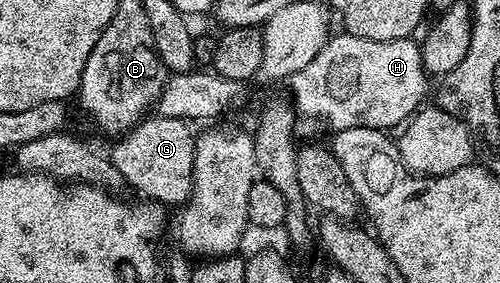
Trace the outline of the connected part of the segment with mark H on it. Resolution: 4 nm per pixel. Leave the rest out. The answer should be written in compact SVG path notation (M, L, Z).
M342 31L333 34L324 48L312 59L311 64L288 80L292 91L292 103L302 116L308 115L326 121L337 132L352 128L376 128L391 130L407 122L416 110L425 102L426 82L428 76L423 68L421 46L413 39L372 41L362 39Z

